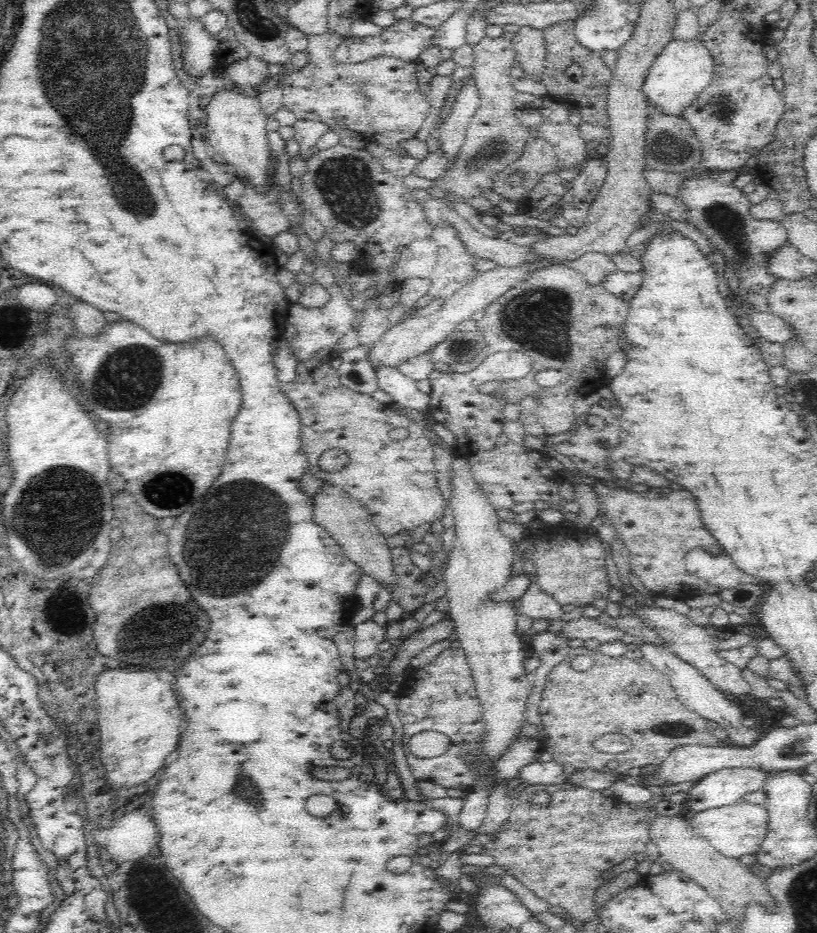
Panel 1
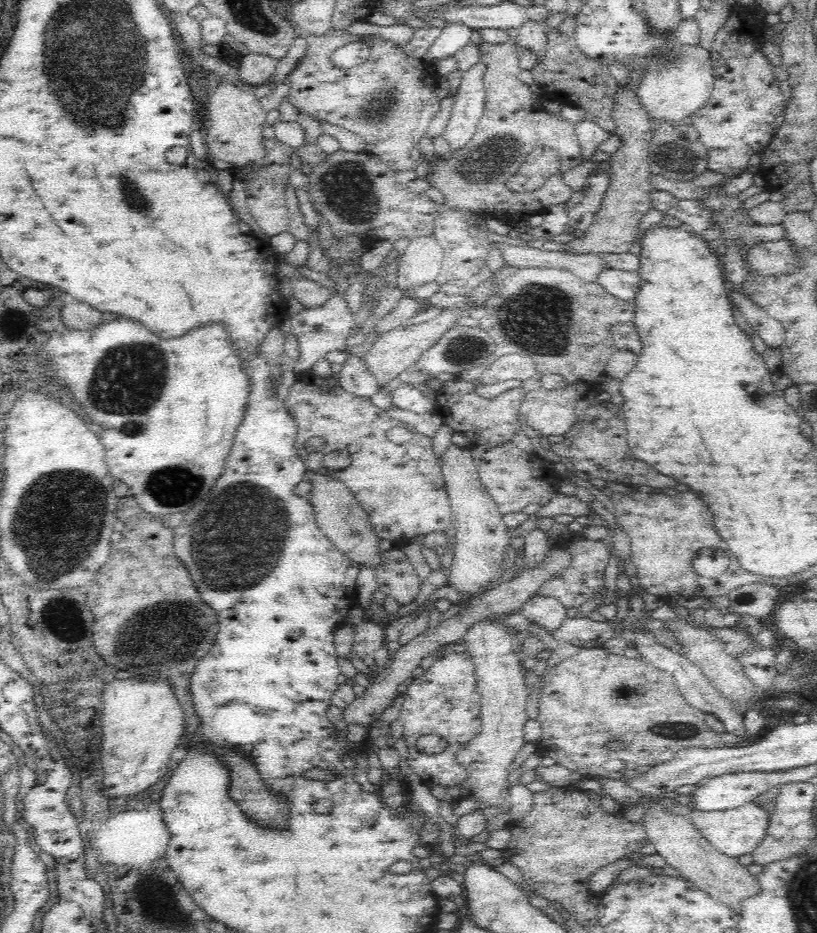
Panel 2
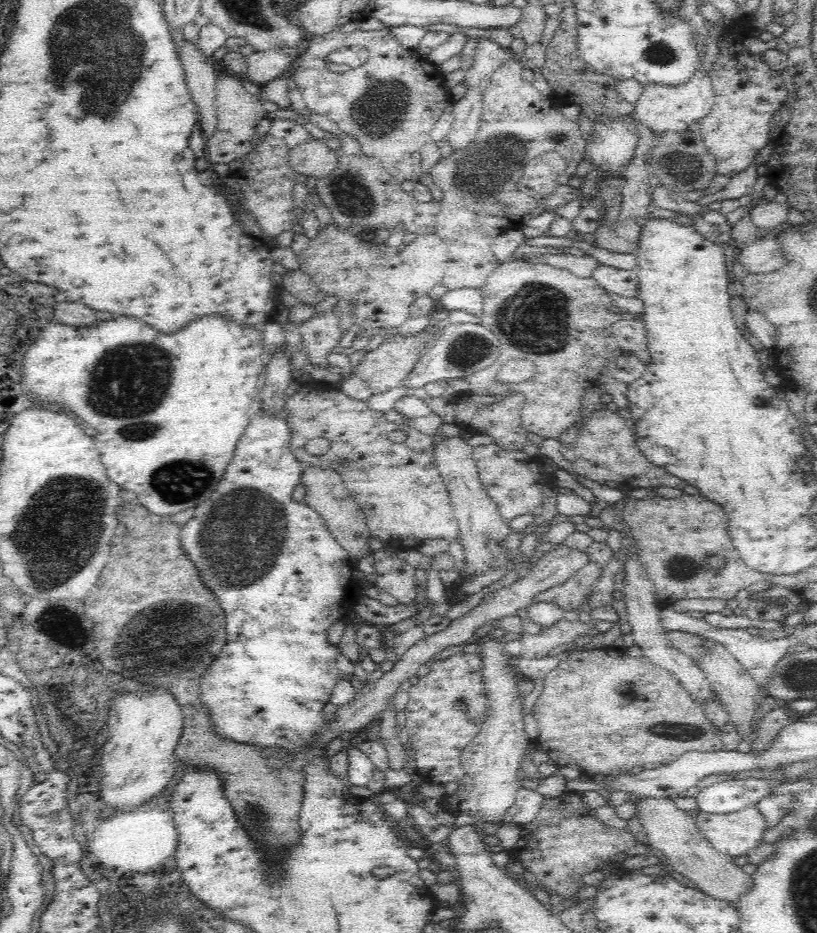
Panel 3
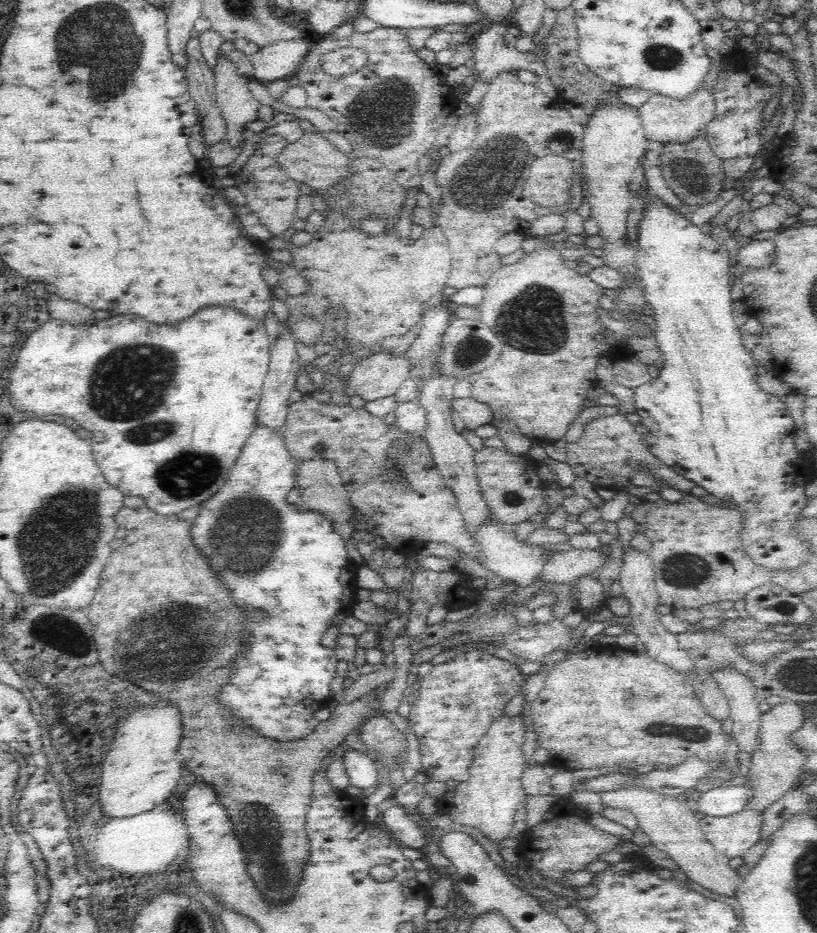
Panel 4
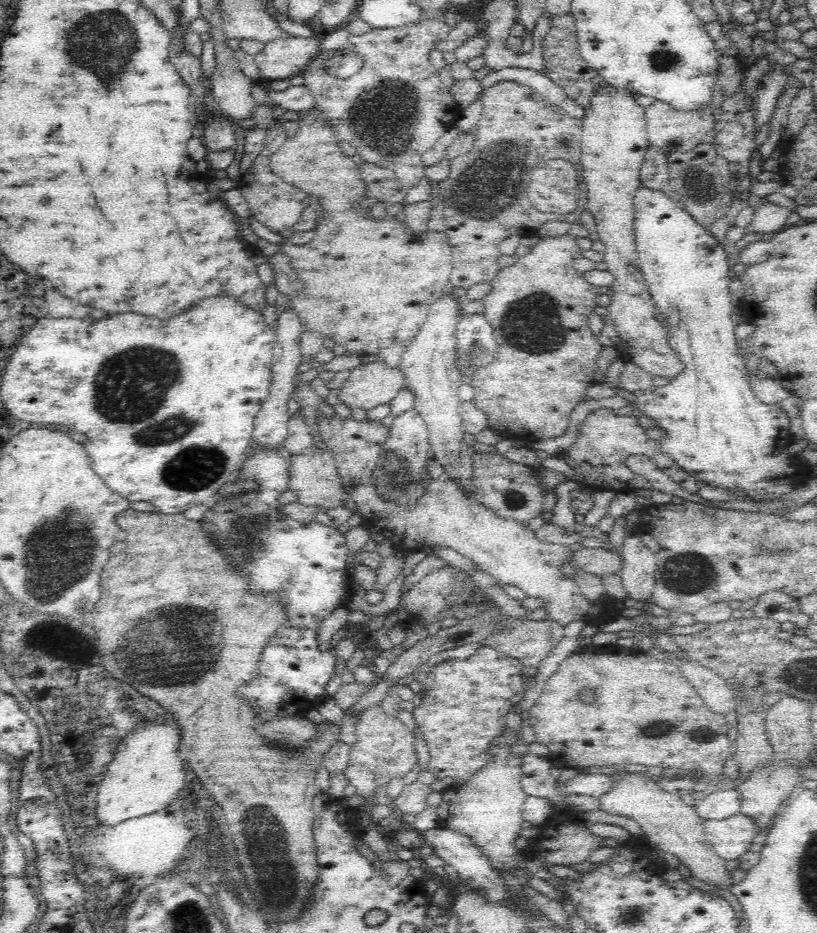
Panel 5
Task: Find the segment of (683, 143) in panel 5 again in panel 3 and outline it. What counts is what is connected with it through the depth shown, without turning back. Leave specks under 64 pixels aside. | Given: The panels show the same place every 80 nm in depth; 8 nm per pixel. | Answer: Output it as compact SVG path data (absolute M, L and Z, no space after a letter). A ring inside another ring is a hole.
M698 71L685 85L681 87L664 87L664 85L649 84L644 87L643 95L640 100L635 104L634 118L640 125L648 128L654 135L662 136L666 132L671 134L686 134L686 132L692 132L696 129L700 120L708 118L710 112L713 112L715 96L712 88L711 78L704 73L704 71Z

